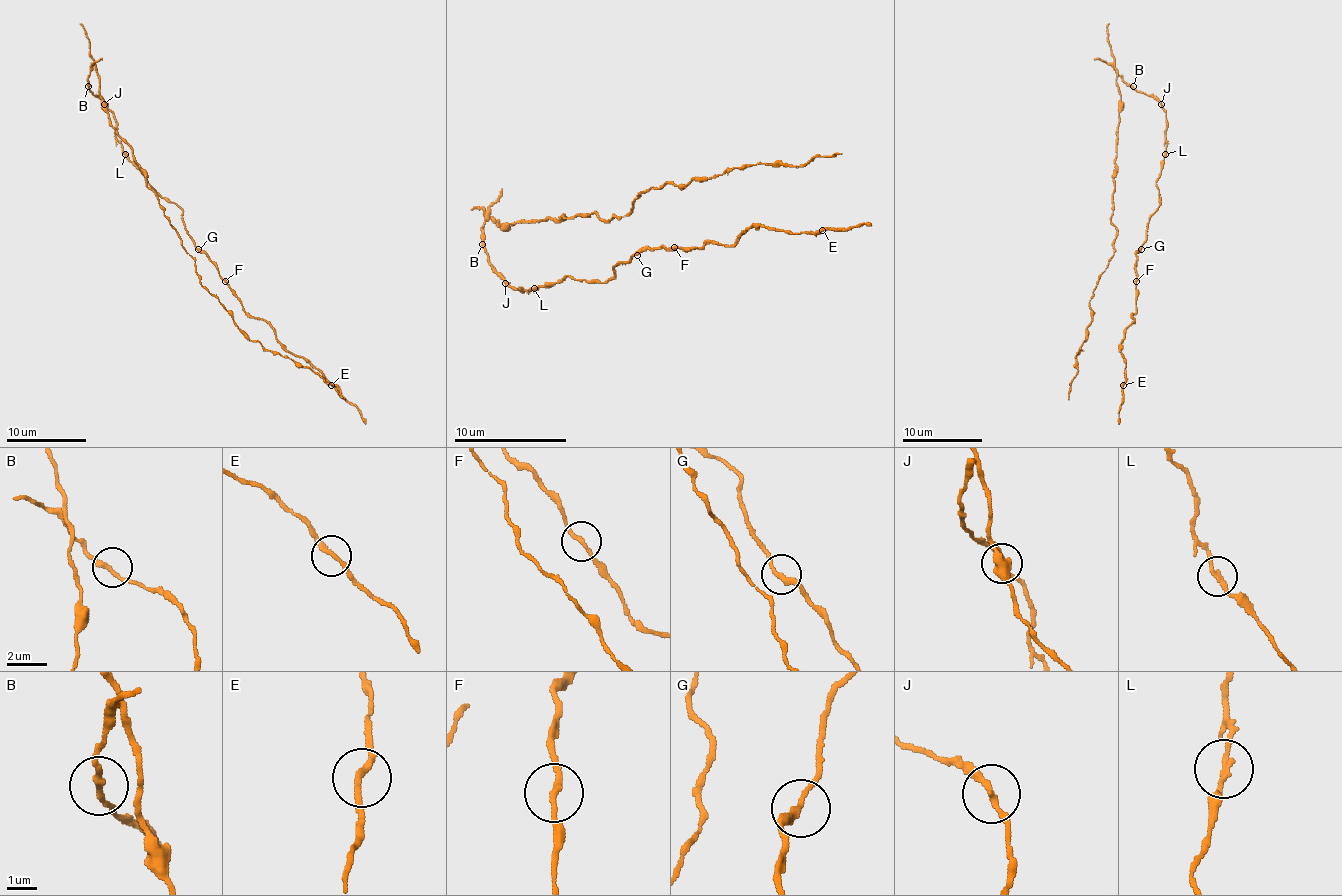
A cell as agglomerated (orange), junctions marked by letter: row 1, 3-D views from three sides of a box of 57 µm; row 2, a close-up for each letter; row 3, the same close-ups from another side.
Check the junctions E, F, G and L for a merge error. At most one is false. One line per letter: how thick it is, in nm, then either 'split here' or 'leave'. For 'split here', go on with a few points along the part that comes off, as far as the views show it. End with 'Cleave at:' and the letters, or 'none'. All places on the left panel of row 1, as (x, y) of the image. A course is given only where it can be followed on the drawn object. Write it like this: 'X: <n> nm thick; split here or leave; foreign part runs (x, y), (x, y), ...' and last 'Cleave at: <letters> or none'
E: 220 nm thick; leave
F: 190 nm thick; leave
G: 240 nm thick; leave
L: 200 nm thick; split here; foreign part runs (124, 154), (116, 138), (116, 118), (88, 88), (90, 66), (102, 58)
Cleave at: L

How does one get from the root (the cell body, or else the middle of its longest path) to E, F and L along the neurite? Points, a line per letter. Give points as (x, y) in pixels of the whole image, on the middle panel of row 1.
E: (482, 241), (511, 286), (530, 289), (564, 278), (606, 283), (637, 252), (732, 244), (749, 227), (822, 230)
F: (482, 241), (491, 266), (513, 289), (550, 286), (564, 278), (606, 283), (614, 266), (637, 252), (673, 247)
L: (482, 241), (491, 266), (513, 289), (533, 289)

